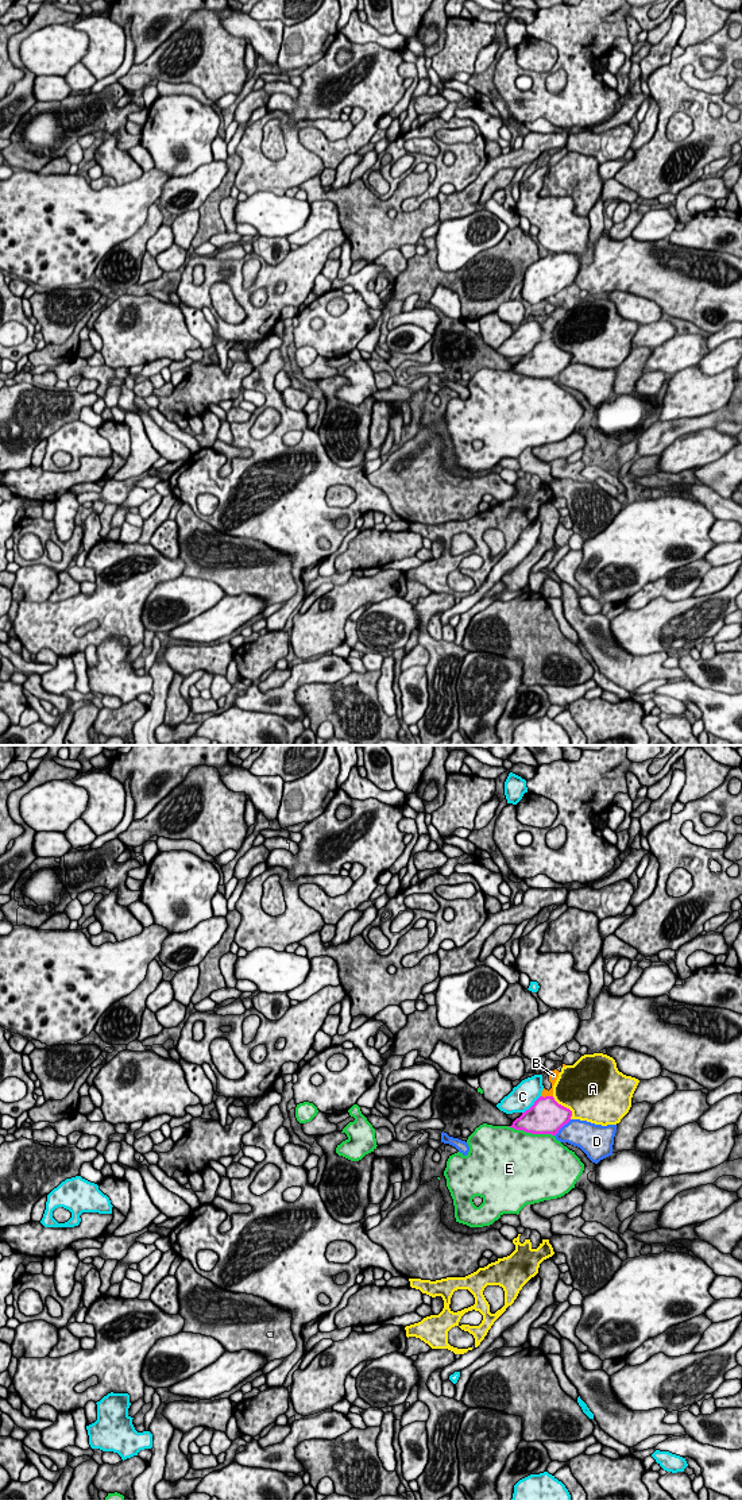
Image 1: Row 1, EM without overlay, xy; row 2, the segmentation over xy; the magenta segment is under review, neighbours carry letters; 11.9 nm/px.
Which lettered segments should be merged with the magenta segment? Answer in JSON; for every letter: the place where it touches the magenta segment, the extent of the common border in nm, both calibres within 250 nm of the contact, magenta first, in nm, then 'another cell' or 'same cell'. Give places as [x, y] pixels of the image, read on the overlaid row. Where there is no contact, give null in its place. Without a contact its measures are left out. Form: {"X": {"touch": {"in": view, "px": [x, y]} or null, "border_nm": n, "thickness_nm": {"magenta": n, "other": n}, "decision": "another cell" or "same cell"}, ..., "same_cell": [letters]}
{"A": {"touch": {"in": "xy", "px": [565, 1107]}, "border_nm": 360, "thickness_nm": {"magenta": 400, "other": 480}, "decision": "another cell"}, "B": {"touch": {"in": "xy", "px": [547, 1096]}, "border_nm": 140, "thickness_nm": {"magenta": 420, "other": 100}, "decision": "another cell"}, "C": {"touch": {"in": "xy", "px": [533, 1105]}, "border_nm": 320, "thickness_nm": {"magenta": 420, "other": 300}, "decision": "another cell"}, "D": {"touch": {"in": "xy", "px": [561, 1126]}, "border_nm": 280, "thickness_nm": {"magenta": 420, "other": 320}, "decision": "another cell"}, "E": {"touch": {"in": "xy", "px": [530, 1132]}, "border_nm": 550, "thickness_nm": {"magenta": 420, "other": 480}, "decision": "another cell"}, "same_cell": []}

